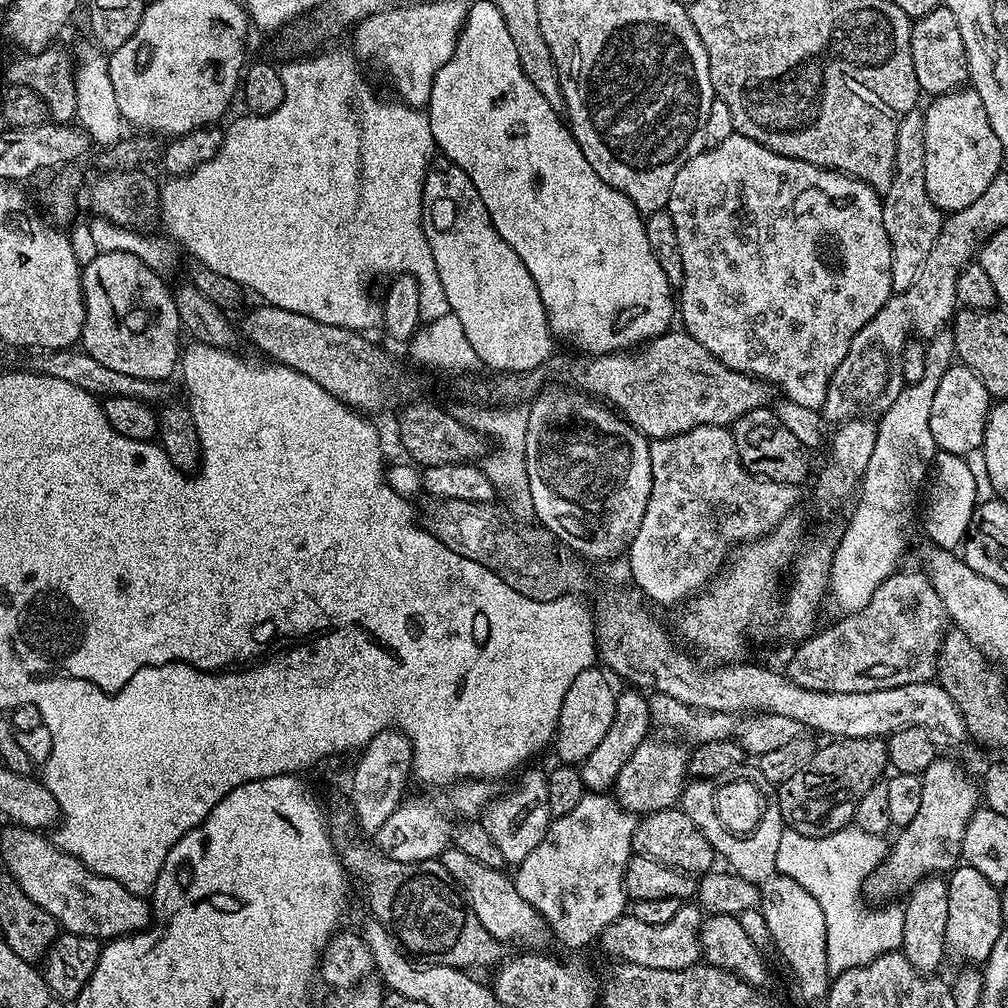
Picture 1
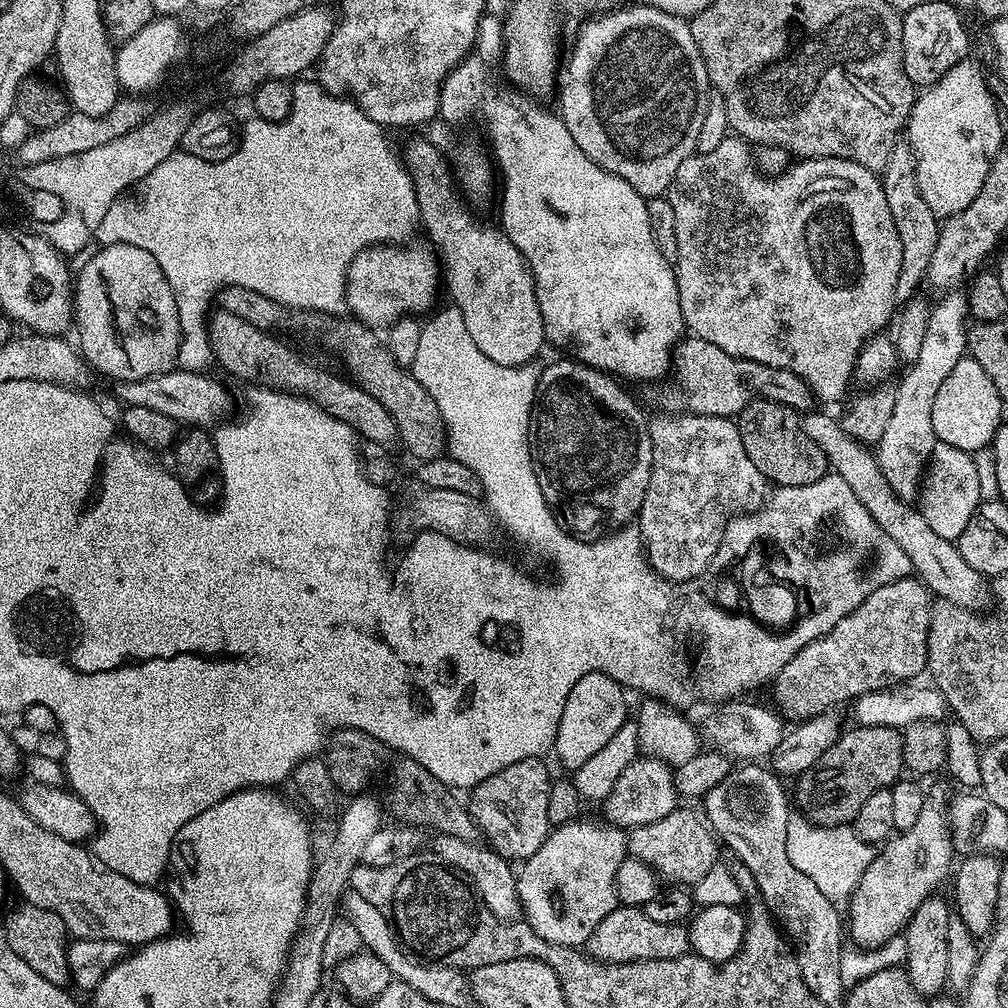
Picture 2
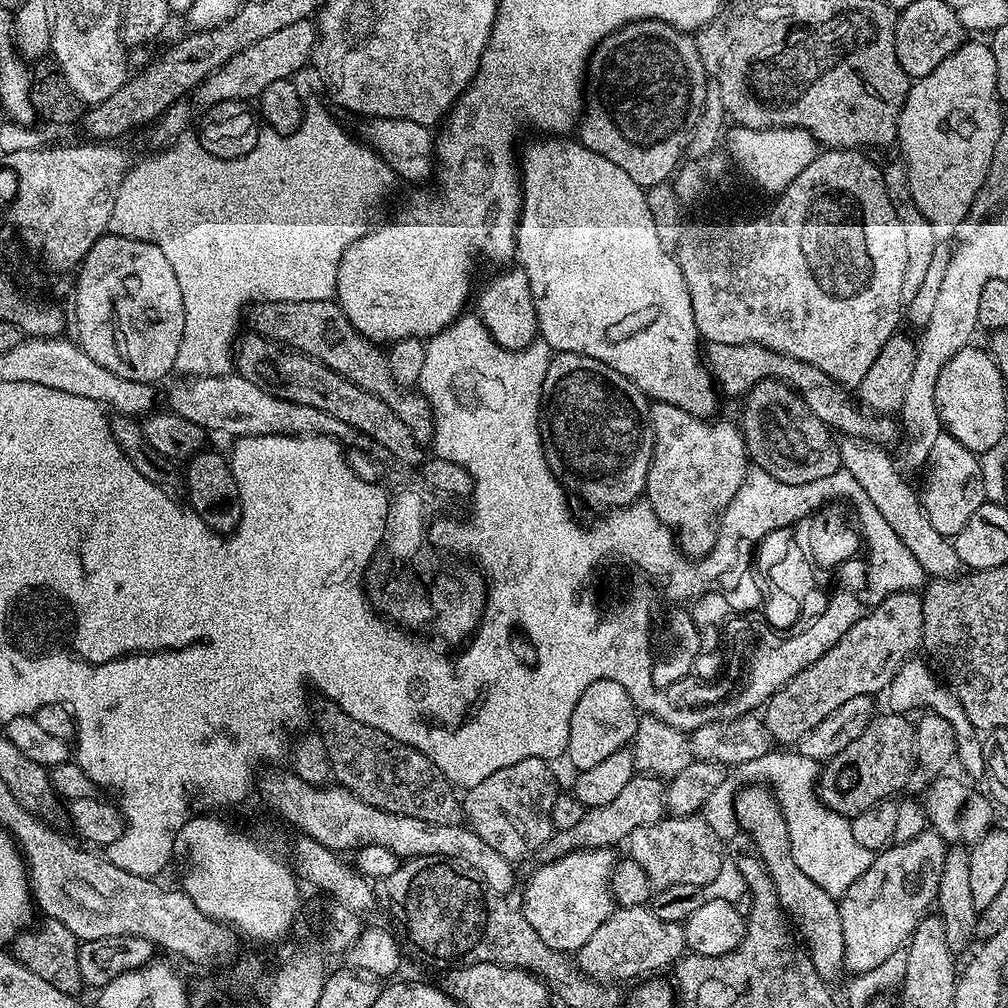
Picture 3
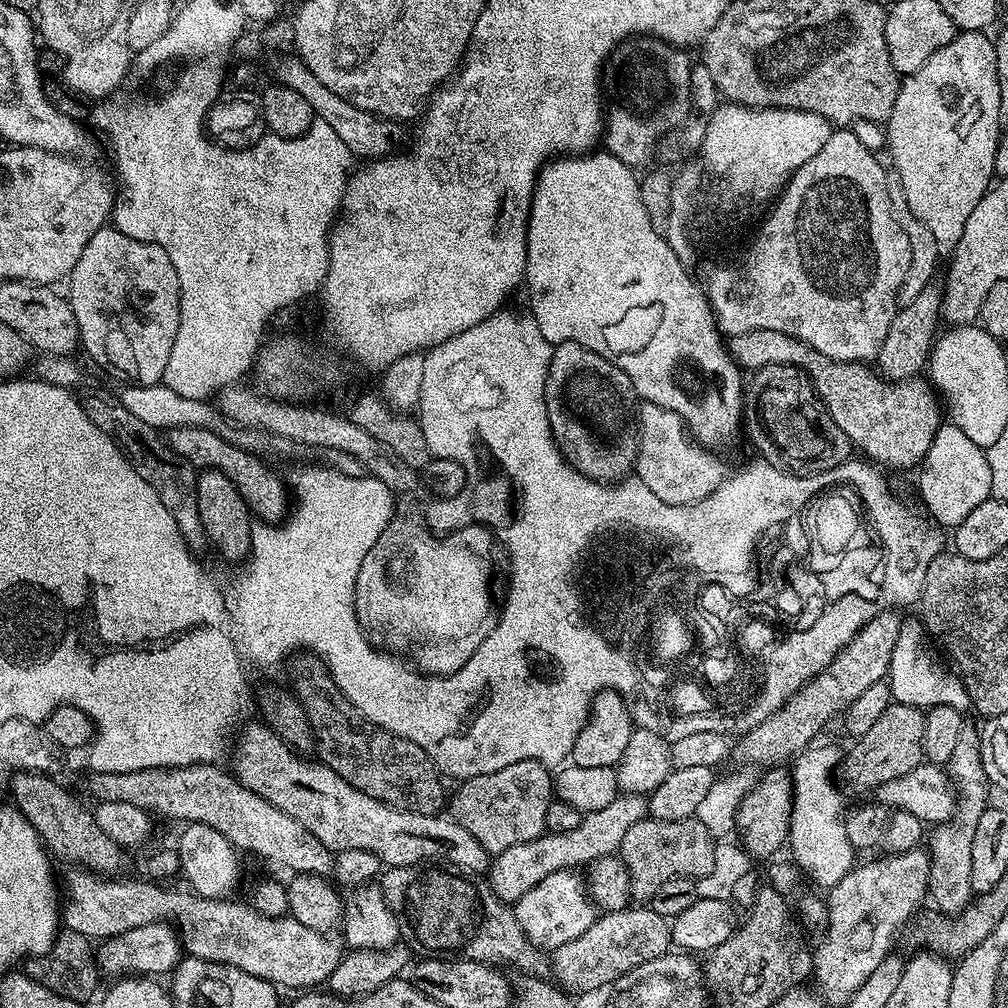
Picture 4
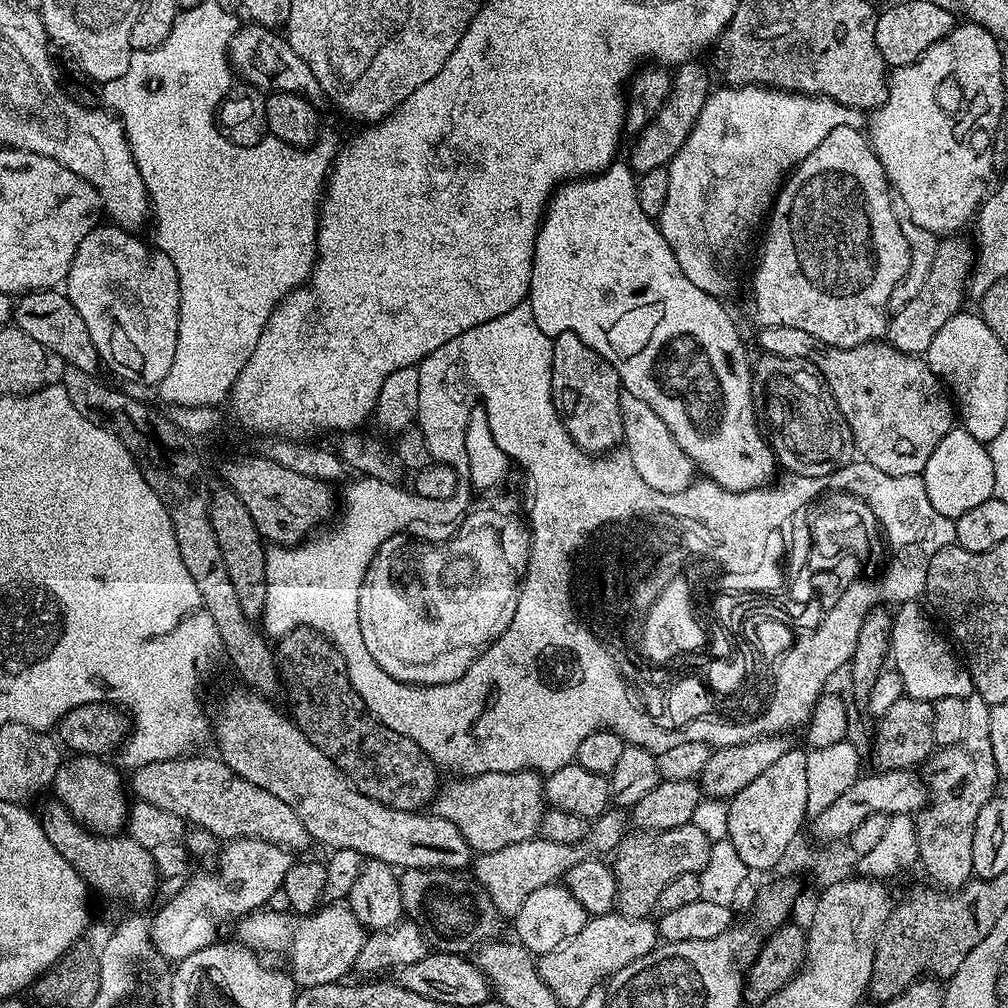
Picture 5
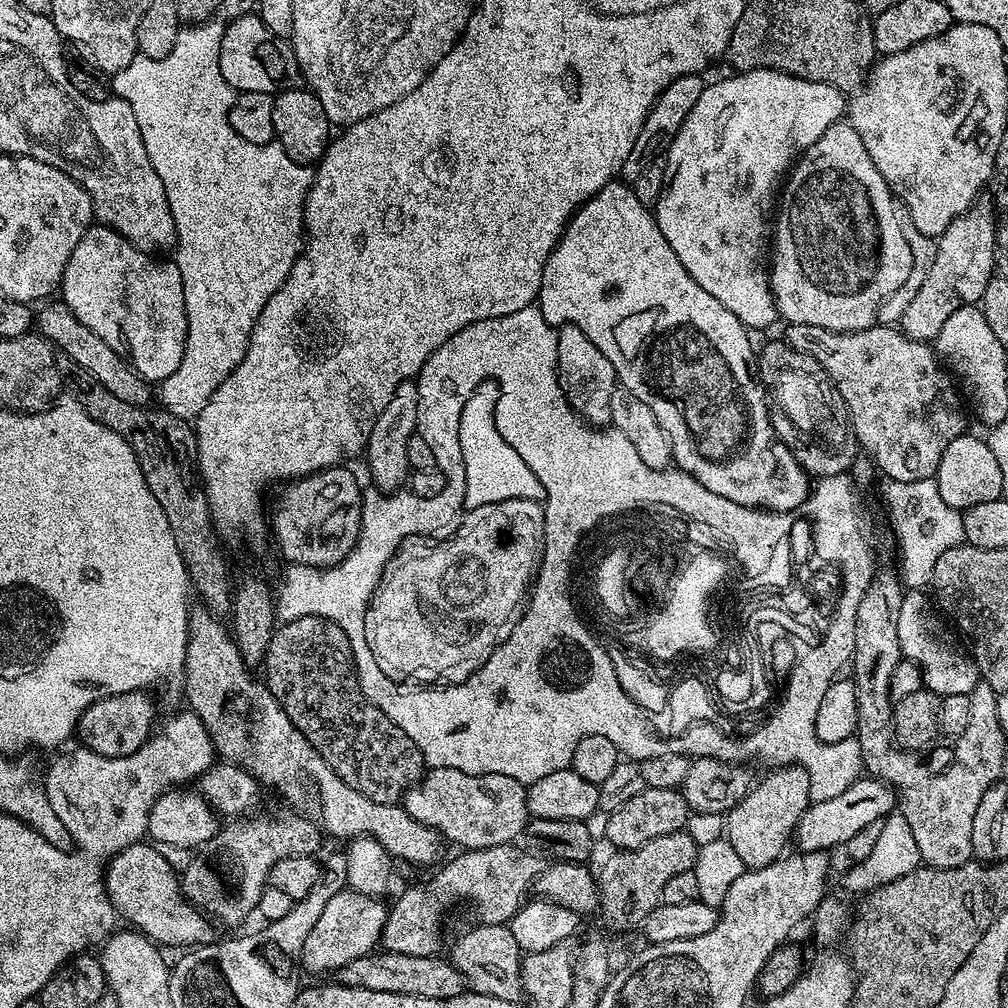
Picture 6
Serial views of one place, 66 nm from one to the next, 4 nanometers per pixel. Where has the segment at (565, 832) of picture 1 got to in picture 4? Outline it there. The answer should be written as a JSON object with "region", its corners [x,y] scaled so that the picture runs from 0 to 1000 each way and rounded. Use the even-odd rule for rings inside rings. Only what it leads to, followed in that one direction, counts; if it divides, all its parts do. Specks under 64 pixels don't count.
{"region":[[[571,863],[546,867],[546,871],[538,871],[538,875],[530,879],[530,883],[522,883],[522,887],[518,887],[518,891],[512,894],[510,904],[514,911],[514,919],[518,919],[522,931],[526,931],[529,938],[537,942],[550,942],[554,938],[562,938],[562,935],[569,935],[569,931],[585,923],[593,908],[584,882],[576,866]]]}

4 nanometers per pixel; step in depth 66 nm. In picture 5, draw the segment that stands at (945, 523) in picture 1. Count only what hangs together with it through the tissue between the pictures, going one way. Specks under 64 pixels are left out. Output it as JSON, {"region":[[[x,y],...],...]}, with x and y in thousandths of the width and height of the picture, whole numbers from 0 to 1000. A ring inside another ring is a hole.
{"region":[[[946,423],[931,438],[915,471],[925,502],[938,515],[947,516],[975,497],[985,495],[987,470],[981,445],[954,423]]]}

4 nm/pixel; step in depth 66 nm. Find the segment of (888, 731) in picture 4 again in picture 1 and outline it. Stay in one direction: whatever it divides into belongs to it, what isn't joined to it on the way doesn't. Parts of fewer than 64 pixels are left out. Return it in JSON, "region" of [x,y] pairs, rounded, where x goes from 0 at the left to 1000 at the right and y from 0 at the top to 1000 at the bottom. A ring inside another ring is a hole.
{"region":[[[868,730],[842,734],[829,732],[821,736],[818,742],[811,741],[807,751],[796,764],[789,765],[784,772],[772,778],[770,791],[779,818],[785,824],[801,829],[818,829],[842,820],[849,813],[849,801],[851,796],[855,796],[855,788],[859,788],[863,780],[874,777],[878,769],[877,762],[881,761],[881,739],[876,733]]]}

